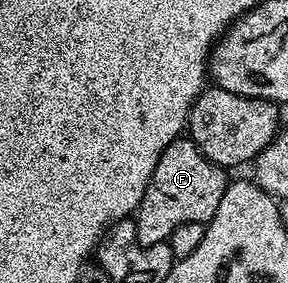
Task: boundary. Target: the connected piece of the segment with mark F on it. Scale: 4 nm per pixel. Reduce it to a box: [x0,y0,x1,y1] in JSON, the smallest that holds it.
[133,136,227,246]

